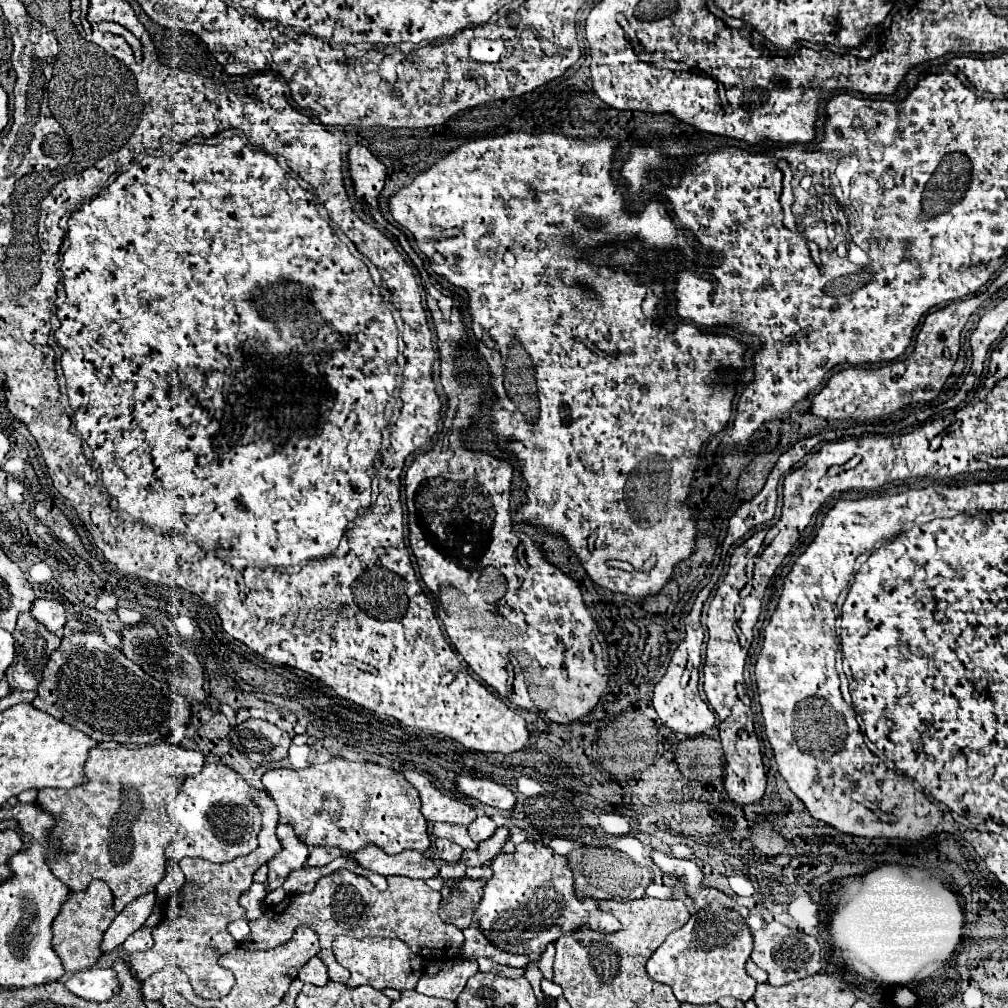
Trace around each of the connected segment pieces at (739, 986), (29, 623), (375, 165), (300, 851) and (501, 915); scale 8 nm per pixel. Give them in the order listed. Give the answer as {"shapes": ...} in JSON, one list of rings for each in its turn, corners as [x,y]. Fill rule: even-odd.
{"shapes":[[[[653,851],[651,859],[661,867],[661,871],[685,871],[683,881],[687,893],[695,903],[695,913],[681,929],[673,931],[667,941],[651,955],[647,961],[647,973],[651,979],[665,983],[673,989],[681,1003],[703,1005],[709,997],[751,997],[755,993],[757,981],[745,971],[745,961],[753,951],[753,935],[747,925],[749,909],[737,905],[729,895],[701,887],[701,869],[687,859],[673,859],[665,853]]],[[[29,611],[19,615],[15,637],[15,661],[9,665],[7,675],[41,675],[47,657],[59,647],[59,637],[37,619],[31,619]]],[[[361,145],[351,147],[347,161],[349,161],[349,175],[355,187],[355,195],[360,193],[357,198],[365,199],[367,202],[376,201],[377,195],[385,185],[383,163],[375,159],[367,147],[361,147]]],[[[277,825],[277,839],[281,843],[281,851],[267,863],[269,867],[269,889],[277,889],[285,883],[287,875],[295,869],[301,869],[309,857],[309,847],[297,839],[291,825]]],[[[523,841],[515,845],[515,853],[501,853],[491,865],[493,873],[485,883],[479,905],[479,925],[489,941],[507,951],[539,959],[549,943],[563,933],[591,929],[599,933],[615,933],[621,923],[599,909],[597,899],[577,897],[569,861],[557,855],[541,841]]]]}

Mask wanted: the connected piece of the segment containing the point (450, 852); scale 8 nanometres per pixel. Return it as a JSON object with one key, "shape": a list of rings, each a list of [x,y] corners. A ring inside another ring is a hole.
{"shape":[[[437,839],[435,841],[437,845],[437,851],[439,851],[439,857],[447,863],[459,863],[461,861],[461,853],[463,853],[463,847],[459,847],[457,843],[449,841],[449,839]]]}

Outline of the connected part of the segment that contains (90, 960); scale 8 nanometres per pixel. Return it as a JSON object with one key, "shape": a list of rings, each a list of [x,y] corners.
{"shape":[[[93,881],[85,891],[69,895],[67,903],[63,905],[61,913],[53,923],[53,949],[63,959],[65,971],[75,973],[93,967],[99,961],[103,935],[111,925],[111,921],[115,919],[115,915],[117,913],[113,911],[111,889],[103,881]]]}

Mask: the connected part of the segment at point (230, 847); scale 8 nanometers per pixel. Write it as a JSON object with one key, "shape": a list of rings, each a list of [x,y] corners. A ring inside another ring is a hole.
{"shape":[[[207,763],[199,775],[187,777],[183,787],[169,797],[167,809],[177,825],[175,839],[165,847],[165,857],[181,861],[185,857],[201,857],[213,863],[225,863],[249,855],[259,845],[261,811],[251,799],[253,787],[231,767]]]}

